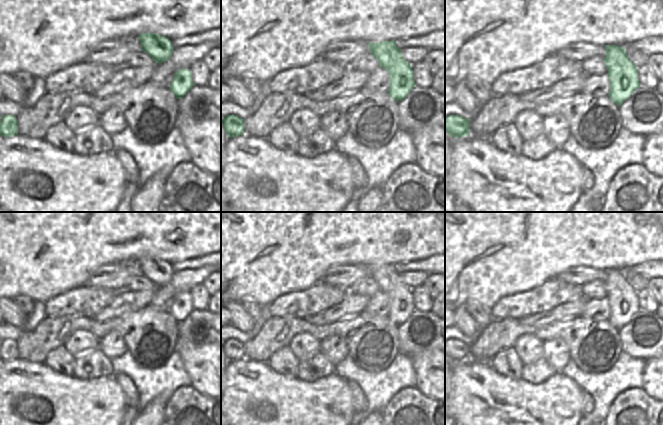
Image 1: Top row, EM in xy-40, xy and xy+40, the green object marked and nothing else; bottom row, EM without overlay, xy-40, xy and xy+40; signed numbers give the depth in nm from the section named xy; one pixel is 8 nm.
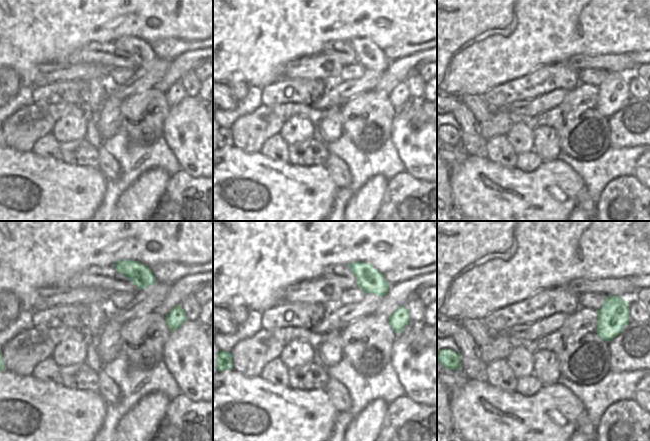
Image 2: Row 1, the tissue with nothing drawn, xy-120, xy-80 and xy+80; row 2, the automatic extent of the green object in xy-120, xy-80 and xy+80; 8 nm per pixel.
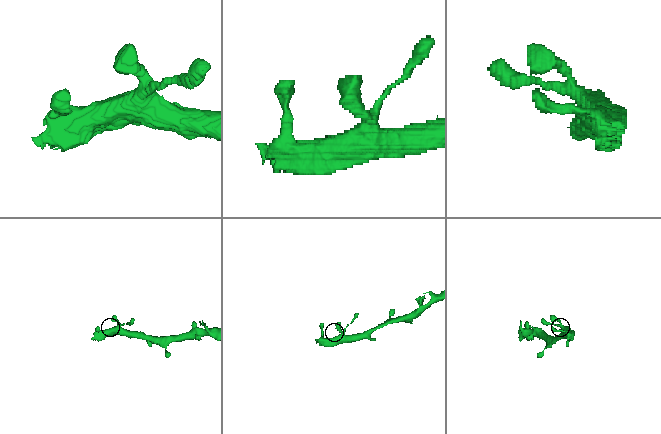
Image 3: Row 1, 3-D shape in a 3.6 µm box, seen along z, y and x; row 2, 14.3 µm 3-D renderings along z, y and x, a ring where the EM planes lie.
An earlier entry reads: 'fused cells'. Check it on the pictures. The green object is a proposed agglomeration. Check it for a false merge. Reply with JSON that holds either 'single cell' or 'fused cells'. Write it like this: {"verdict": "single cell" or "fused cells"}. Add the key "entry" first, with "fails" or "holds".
{"entry": "fails", "verdict": "single cell"}

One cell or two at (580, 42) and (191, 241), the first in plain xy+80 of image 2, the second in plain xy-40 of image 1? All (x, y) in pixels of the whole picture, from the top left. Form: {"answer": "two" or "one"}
{"answer": "one"}

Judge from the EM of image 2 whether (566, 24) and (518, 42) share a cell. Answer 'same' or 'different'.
same

